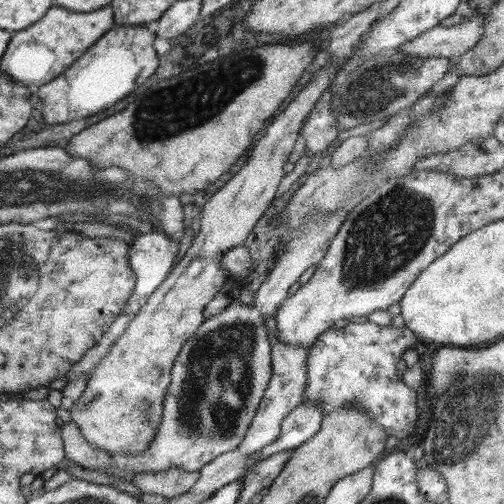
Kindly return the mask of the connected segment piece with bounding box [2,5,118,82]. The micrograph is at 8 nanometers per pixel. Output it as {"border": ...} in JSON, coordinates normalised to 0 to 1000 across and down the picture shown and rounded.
{"border":[[[111,10],[95,24],[93,34],[83,36],[69,50],[30,63],[20,95],[10,107],[4,135],[12,143],[18,139],[20,117],[28,107],[28,99],[40,87],[83,83],[83,87],[101,91],[111,101],[111,109],[115,109],[115,119],[107,129],[107,139],[103,139],[103,151],[95,151],[95,163],[103,163],[107,157],[123,151],[151,121],[159,119],[175,103],[175,97],[187,91],[214,62],[232,52],[228,22],[220,10],[175,26],[145,24],[135,16]]]}

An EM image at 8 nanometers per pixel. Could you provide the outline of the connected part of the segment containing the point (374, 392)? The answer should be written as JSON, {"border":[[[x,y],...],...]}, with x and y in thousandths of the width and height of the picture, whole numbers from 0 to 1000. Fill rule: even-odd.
{"border":[[[692,639],[681,651],[655,649],[627,673],[607,708],[607,764],[599,780],[599,800],[615,798],[639,810],[641,829],[675,810],[710,810],[748,843],[770,867],[806,869],[817,861],[827,833],[829,780],[806,766],[786,744],[784,728],[808,690],[823,690],[829,667],[813,651],[754,647],[740,639]]]}

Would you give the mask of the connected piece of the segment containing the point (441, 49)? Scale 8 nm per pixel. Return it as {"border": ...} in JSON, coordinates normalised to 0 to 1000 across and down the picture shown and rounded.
{"border":[[[952,30],[909,52],[865,52],[833,65],[823,77],[798,87],[790,97],[806,111],[829,115],[881,113],[907,117],[956,73],[958,36]]]}

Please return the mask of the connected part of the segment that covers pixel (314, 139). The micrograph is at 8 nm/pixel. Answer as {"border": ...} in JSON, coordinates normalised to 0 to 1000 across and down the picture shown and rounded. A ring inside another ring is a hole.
{"border":[[[661,171],[631,198],[623,218],[611,226],[611,238],[603,242],[603,254],[595,258],[593,288],[601,290],[603,304],[627,306],[643,298],[651,286],[659,286],[673,270],[667,258],[667,234],[657,218],[657,187]]]}

